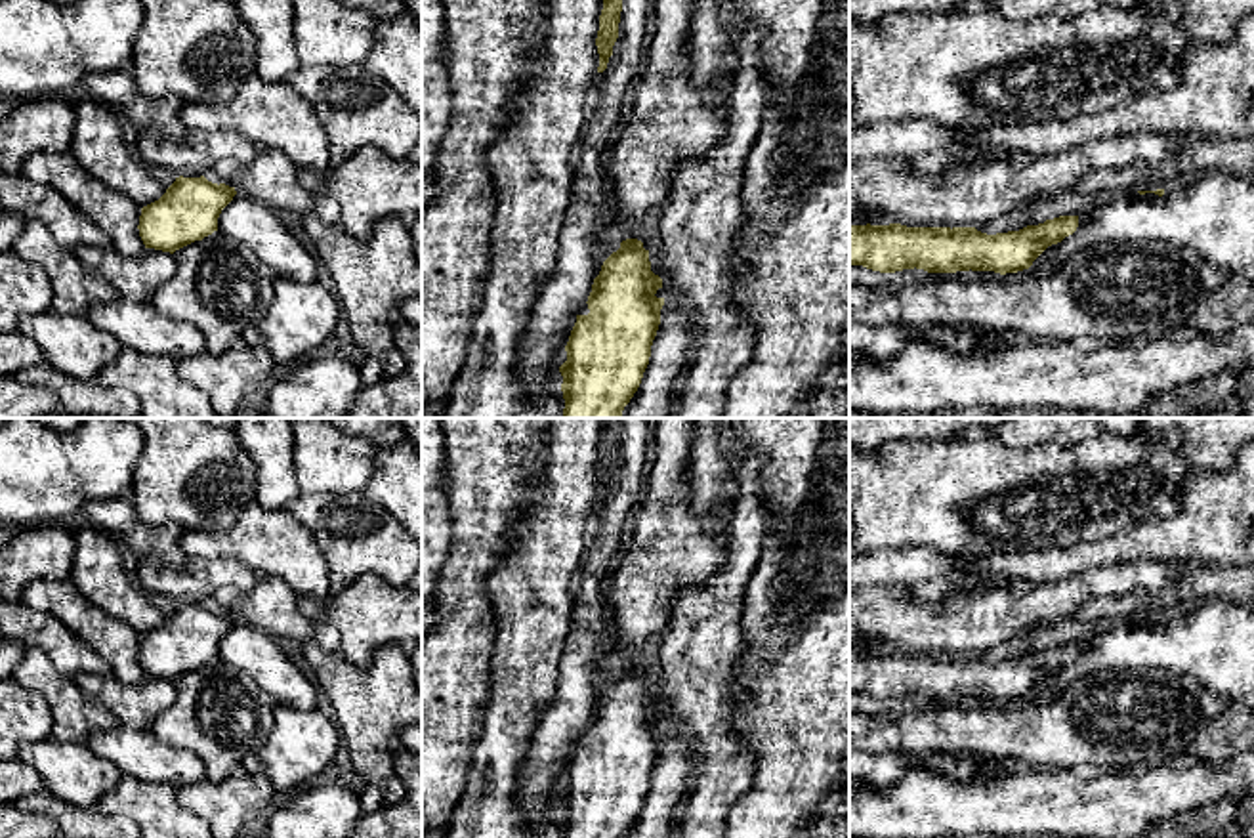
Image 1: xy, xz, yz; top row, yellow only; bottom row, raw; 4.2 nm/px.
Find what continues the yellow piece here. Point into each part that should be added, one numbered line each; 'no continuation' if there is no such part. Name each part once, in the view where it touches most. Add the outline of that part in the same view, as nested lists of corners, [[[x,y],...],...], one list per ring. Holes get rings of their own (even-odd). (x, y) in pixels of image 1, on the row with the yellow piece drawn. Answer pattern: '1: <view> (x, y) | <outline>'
no continuation

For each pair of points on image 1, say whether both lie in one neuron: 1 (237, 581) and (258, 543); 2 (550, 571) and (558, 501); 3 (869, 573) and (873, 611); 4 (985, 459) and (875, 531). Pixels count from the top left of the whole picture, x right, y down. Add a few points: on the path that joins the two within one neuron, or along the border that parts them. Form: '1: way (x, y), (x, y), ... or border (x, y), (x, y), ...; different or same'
1: border (201, 558), (239, 560), (260, 579); different
2: way (550, 554), (556, 518); same
3: border (869, 581), (880, 581), (886, 586), (905, 590); different
4: way (959, 485), (901, 504); same

